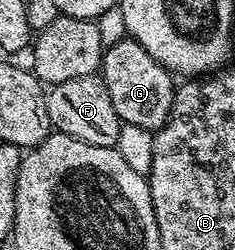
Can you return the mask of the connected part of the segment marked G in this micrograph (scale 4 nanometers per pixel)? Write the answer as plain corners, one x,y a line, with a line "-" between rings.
127,36
105,47
100,73
108,88
108,96
112,96
112,108
116,108
116,114
123,123
157,132
168,121
174,103
175,79
171,71
148,56
139,42

